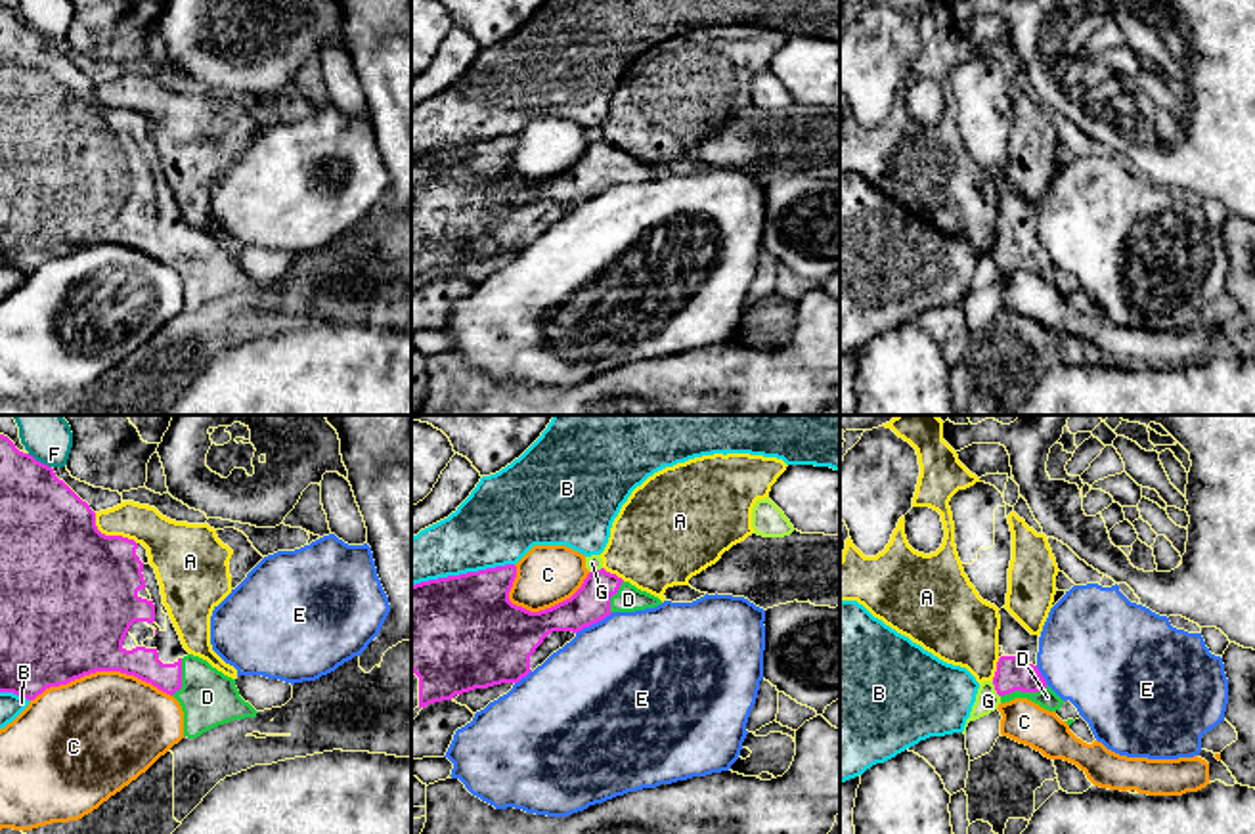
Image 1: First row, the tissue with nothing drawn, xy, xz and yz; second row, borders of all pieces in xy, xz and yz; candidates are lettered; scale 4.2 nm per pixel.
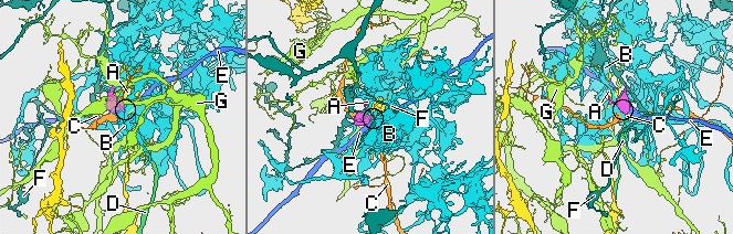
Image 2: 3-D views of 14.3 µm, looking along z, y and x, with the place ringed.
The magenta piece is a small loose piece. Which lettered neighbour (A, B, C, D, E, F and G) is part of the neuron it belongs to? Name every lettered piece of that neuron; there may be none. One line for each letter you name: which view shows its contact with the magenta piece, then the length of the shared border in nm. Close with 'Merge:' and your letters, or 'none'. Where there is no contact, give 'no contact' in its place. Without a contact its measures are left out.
D: meets magenta in yz; contact 200 nm long
Merge: D

